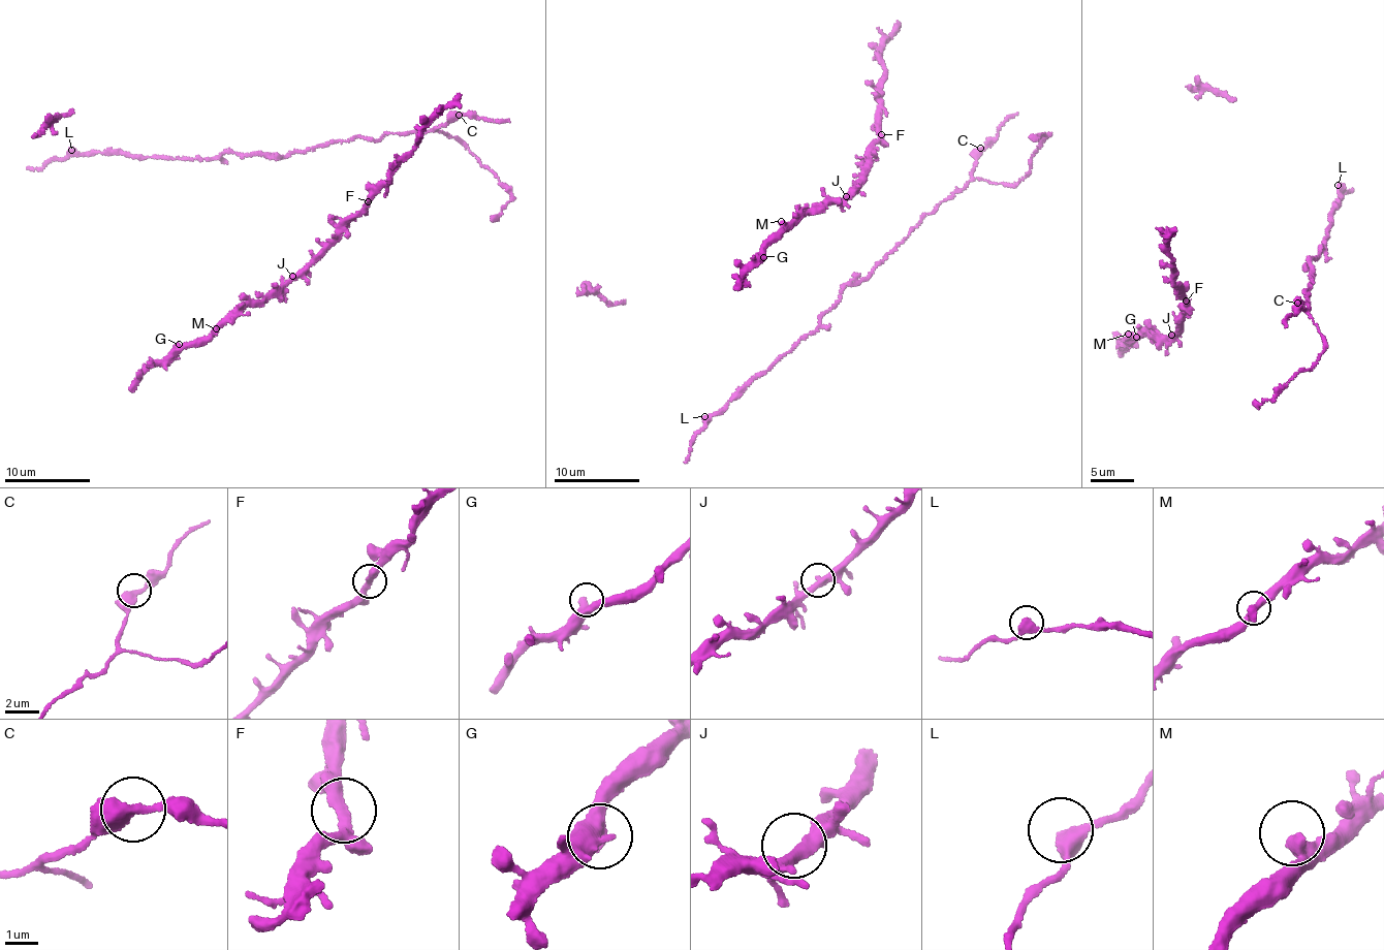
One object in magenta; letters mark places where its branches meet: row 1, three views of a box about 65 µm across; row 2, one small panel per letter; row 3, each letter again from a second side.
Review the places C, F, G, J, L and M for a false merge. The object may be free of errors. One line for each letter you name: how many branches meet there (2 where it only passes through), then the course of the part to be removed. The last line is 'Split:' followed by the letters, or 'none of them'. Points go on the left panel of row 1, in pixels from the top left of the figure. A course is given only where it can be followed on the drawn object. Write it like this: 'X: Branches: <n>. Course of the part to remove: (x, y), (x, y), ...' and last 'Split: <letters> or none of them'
Split: none of them

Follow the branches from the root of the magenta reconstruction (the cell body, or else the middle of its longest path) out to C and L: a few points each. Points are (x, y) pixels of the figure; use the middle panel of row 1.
C: (897, 249), (928, 214), (935, 212), (938, 204), (968, 187), (980, 148)
L: (897, 249), (878, 262), (869, 277), (845, 287), (822, 315), (818, 328), (750, 379), (723, 409), (704, 416)

